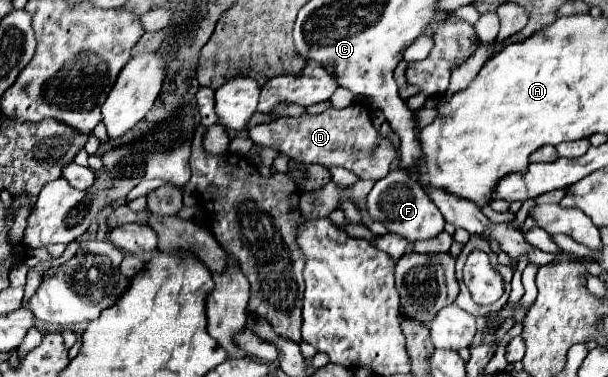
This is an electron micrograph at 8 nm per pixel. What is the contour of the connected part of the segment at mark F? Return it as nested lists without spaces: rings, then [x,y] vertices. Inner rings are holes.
[[[398,168],[390,172],[386,178],[378,180],[368,194],[368,214],[374,220],[380,220],[384,226],[388,226],[390,232],[408,238],[410,242],[418,240],[430,240],[438,236],[444,230],[444,218],[438,214],[438,208],[434,202],[430,202],[430,196],[424,194],[422,186],[416,182],[416,178],[410,176],[410,172]]]

